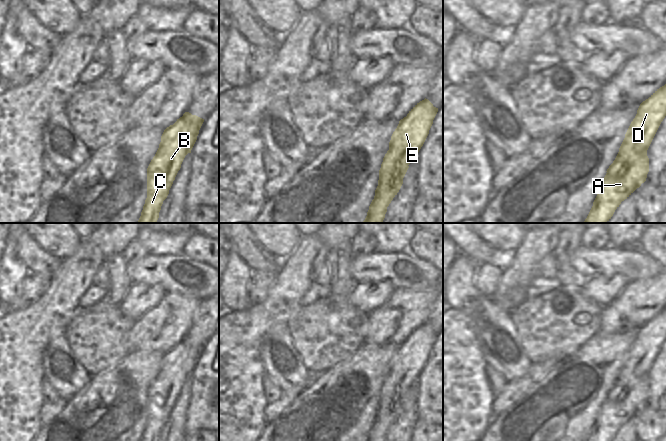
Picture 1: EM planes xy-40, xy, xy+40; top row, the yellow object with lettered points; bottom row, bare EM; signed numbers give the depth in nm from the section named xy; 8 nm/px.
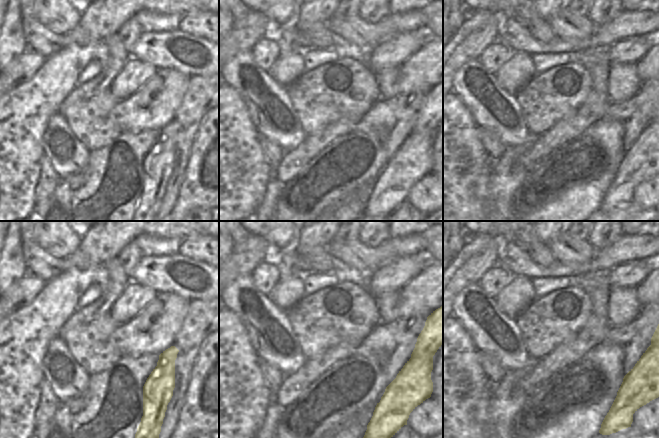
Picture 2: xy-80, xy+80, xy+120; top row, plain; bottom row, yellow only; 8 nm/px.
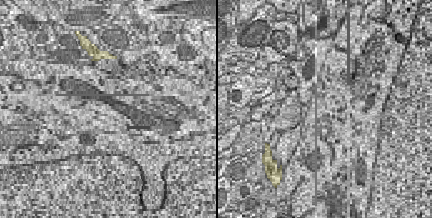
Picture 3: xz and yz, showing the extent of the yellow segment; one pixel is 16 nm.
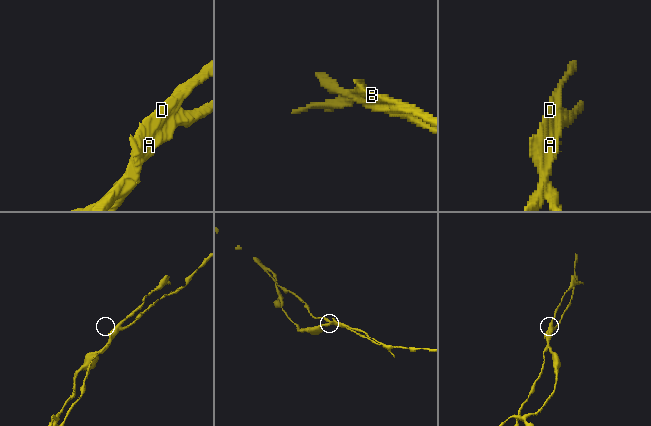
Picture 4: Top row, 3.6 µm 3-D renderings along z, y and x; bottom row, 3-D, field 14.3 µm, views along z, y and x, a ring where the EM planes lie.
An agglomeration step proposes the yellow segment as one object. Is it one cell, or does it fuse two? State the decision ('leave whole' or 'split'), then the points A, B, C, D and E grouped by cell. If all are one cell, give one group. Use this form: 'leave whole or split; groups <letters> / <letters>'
split; groups A / B C D E

